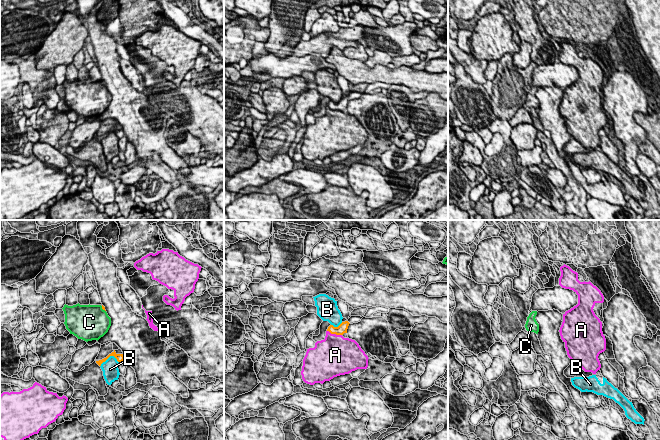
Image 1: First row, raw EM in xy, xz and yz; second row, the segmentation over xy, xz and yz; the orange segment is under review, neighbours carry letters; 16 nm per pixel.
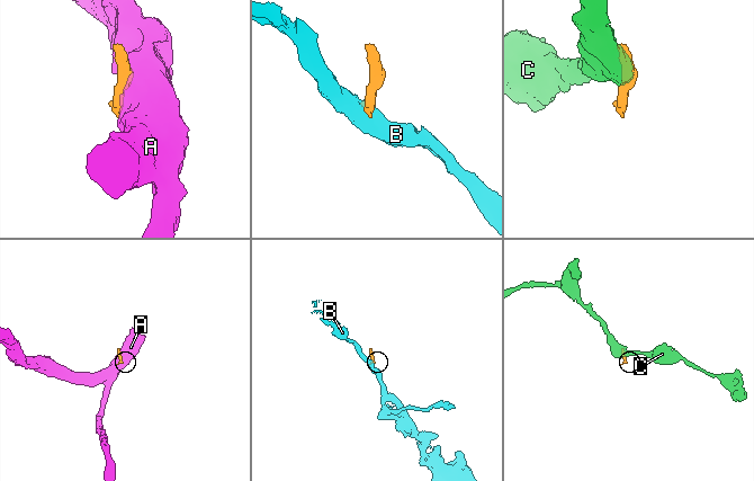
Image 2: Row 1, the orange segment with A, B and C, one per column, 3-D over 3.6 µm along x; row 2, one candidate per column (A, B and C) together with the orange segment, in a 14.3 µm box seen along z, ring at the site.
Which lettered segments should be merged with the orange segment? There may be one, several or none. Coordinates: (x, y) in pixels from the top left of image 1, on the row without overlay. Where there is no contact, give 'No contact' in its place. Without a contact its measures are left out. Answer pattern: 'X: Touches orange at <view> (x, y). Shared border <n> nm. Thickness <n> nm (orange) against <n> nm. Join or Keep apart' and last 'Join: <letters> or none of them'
A: Touches orange at xz (334, 109). Shared border 260 nm. Thickness 160 nm (orange) against 460 nm. Keep apart
B: Touches orange at xy (108, 133). Shared border 320 nm. Thickness 120 nm (orange) against 260 nm. Keep apart
C: Touches orange at xy (103, 85). Shared border 120 nm. Thickness 50 nm (orange) against 500 nm. Keep apart
Join: none of them

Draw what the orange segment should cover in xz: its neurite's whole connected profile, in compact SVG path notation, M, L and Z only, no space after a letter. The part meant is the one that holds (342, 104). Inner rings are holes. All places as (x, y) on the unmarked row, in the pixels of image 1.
M376 82L372 84L368 84L367 88L364 92L351 92L347 97L342 98L338 103L334 103L333 101L330 101L327 105L331 110L336 111L343 111L344 109L347 109L348 102L353 99L358 99L361 97L363 93L366 94L372 94L374 89L381 88L381 89L388 89L389 84L382 83L382 82Z

